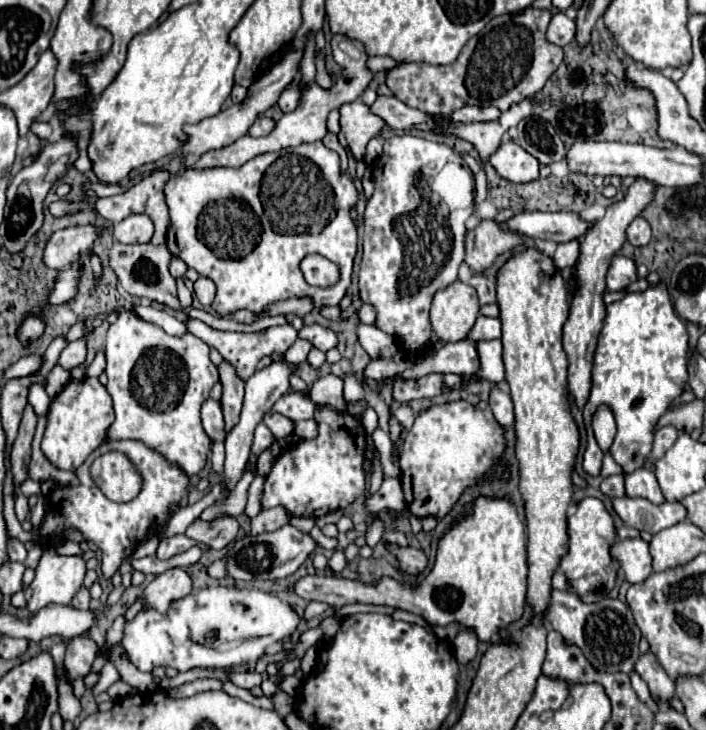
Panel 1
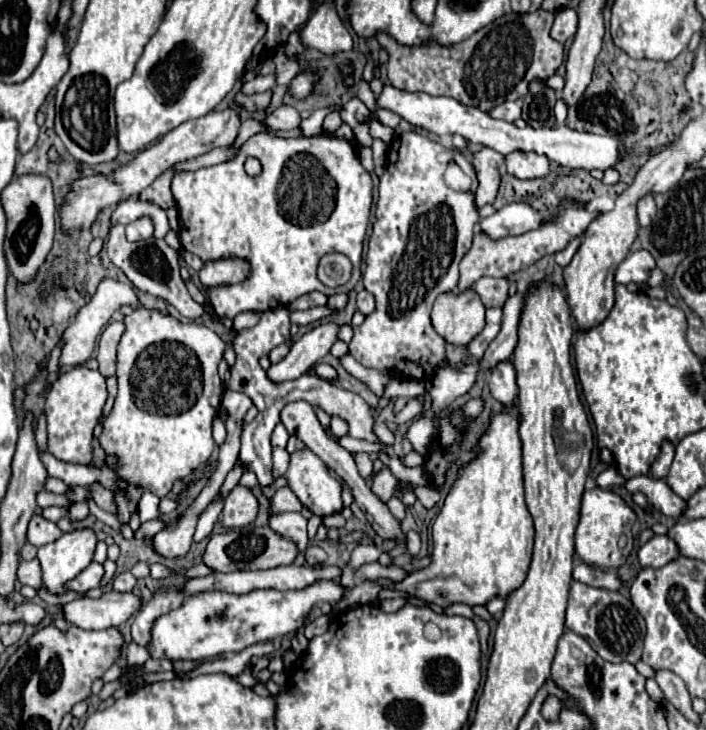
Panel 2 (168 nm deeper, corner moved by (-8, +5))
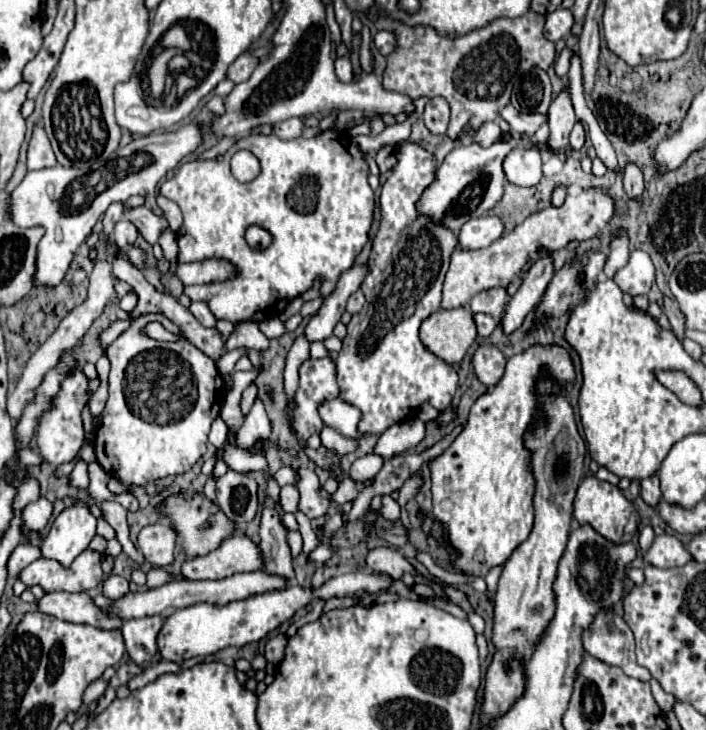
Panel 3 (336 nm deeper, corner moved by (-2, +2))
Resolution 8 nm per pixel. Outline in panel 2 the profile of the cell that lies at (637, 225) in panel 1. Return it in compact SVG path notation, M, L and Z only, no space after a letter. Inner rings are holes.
M645 195L639 199L637 203L637 219L641 227L647 227L649 223L653 223L653 215L655 215L655 201L653 195Z

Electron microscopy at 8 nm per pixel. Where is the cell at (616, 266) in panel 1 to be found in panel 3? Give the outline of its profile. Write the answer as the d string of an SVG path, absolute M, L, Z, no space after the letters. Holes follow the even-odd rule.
M633 250L627 266L617 270L613 280L623 292L627 292L631 296L647 294L655 280L655 266L653 266L649 254L643 250Z

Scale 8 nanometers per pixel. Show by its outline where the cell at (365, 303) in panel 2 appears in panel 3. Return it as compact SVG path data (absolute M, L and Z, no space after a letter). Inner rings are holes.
M357 290L357 292L351 294L349 300L347 300L347 312L349 312L349 314L357 314L357 312L363 308L363 304L365 304L365 296L363 296L361 290Z

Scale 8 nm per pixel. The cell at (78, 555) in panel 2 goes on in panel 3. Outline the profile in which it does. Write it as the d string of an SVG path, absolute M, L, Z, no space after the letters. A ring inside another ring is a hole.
M83 502L65 508L53 522L49 534L41 544L43 558L57 560L61 566L71 566L71 562L89 548L95 536L95 518Z

